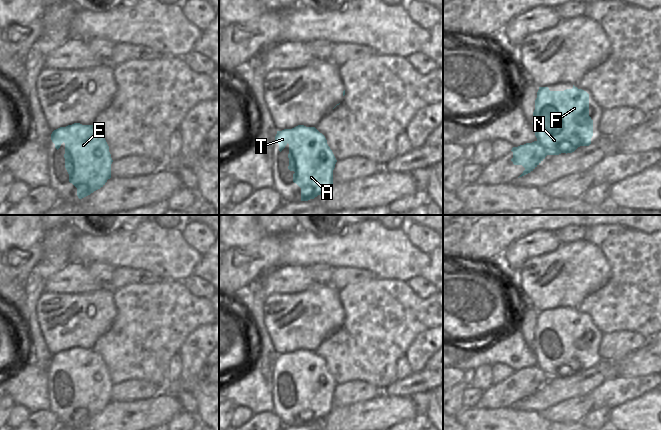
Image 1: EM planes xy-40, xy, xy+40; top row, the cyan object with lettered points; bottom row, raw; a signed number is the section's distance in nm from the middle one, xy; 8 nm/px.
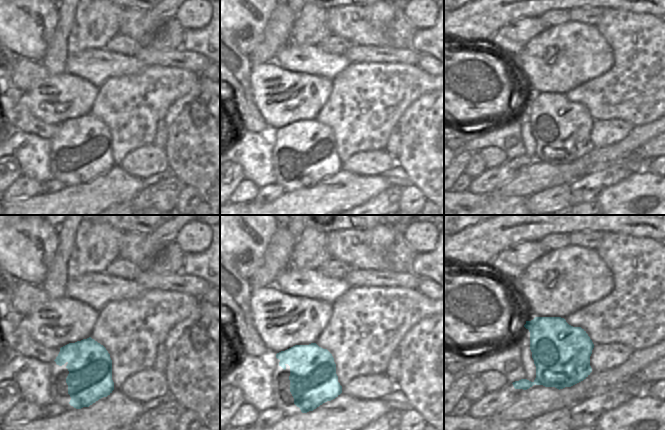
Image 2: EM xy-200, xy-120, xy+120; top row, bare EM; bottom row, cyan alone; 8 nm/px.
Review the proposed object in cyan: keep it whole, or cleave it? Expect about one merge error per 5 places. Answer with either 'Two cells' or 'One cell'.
One cell

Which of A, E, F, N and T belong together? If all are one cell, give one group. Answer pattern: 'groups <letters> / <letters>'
groups A E F N T

